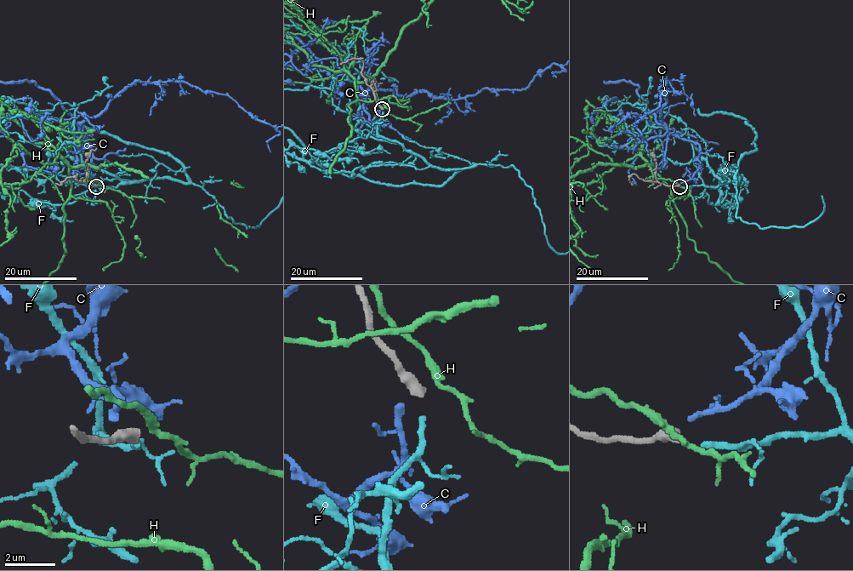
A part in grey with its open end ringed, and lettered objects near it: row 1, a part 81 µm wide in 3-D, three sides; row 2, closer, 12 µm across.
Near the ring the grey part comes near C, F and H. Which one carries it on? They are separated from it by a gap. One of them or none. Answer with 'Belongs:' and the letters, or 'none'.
Belongs: F

